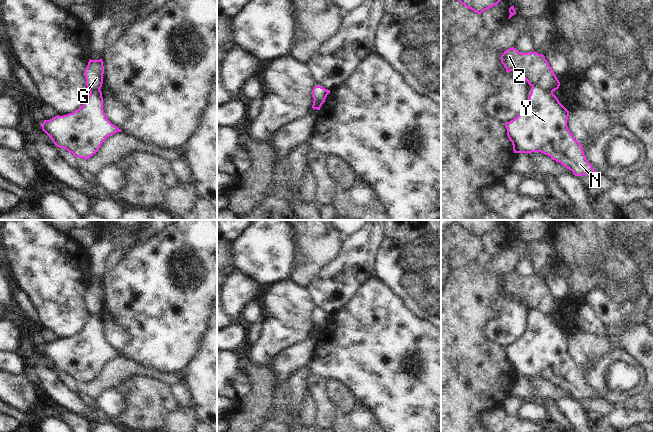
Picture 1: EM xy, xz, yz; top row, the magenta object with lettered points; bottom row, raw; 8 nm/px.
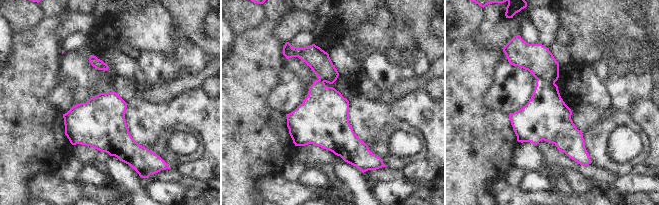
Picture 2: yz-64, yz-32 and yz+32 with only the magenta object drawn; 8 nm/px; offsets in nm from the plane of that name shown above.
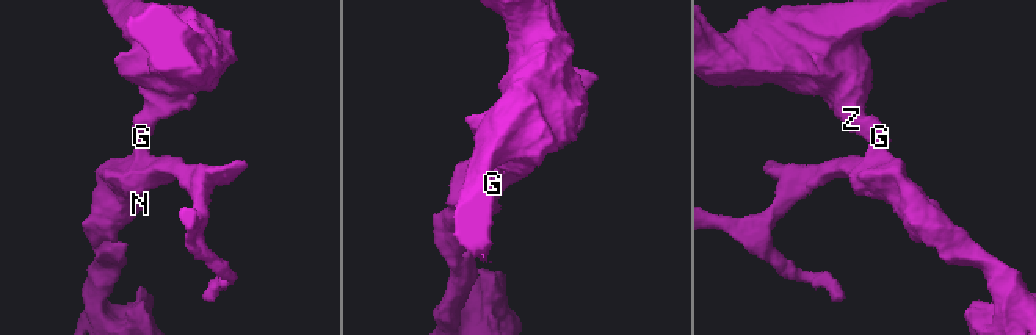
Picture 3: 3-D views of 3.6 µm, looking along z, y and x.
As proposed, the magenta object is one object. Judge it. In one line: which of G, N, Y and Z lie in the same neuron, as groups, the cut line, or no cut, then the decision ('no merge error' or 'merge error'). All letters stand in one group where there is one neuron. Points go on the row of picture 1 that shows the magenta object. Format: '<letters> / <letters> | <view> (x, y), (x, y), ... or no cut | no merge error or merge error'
G Z / N Y | yz (532, 86), (552, 92) | merge error

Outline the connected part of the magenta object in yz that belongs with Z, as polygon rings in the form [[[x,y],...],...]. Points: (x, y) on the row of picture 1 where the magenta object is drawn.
[[[512,47],[501,55],[501,63],[506,72],[515,71],[532,87],[553,92],[560,86],[545,56],[537,52],[520,53]]]

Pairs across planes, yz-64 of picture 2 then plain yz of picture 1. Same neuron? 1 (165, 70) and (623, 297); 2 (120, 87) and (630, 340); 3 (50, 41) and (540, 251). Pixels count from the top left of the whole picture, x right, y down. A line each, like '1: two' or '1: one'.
1: two
2: one
3: two

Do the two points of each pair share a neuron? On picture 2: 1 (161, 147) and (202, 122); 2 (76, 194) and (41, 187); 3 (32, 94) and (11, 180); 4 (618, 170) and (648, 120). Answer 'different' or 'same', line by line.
1: different
2: same
3: same
4: different

